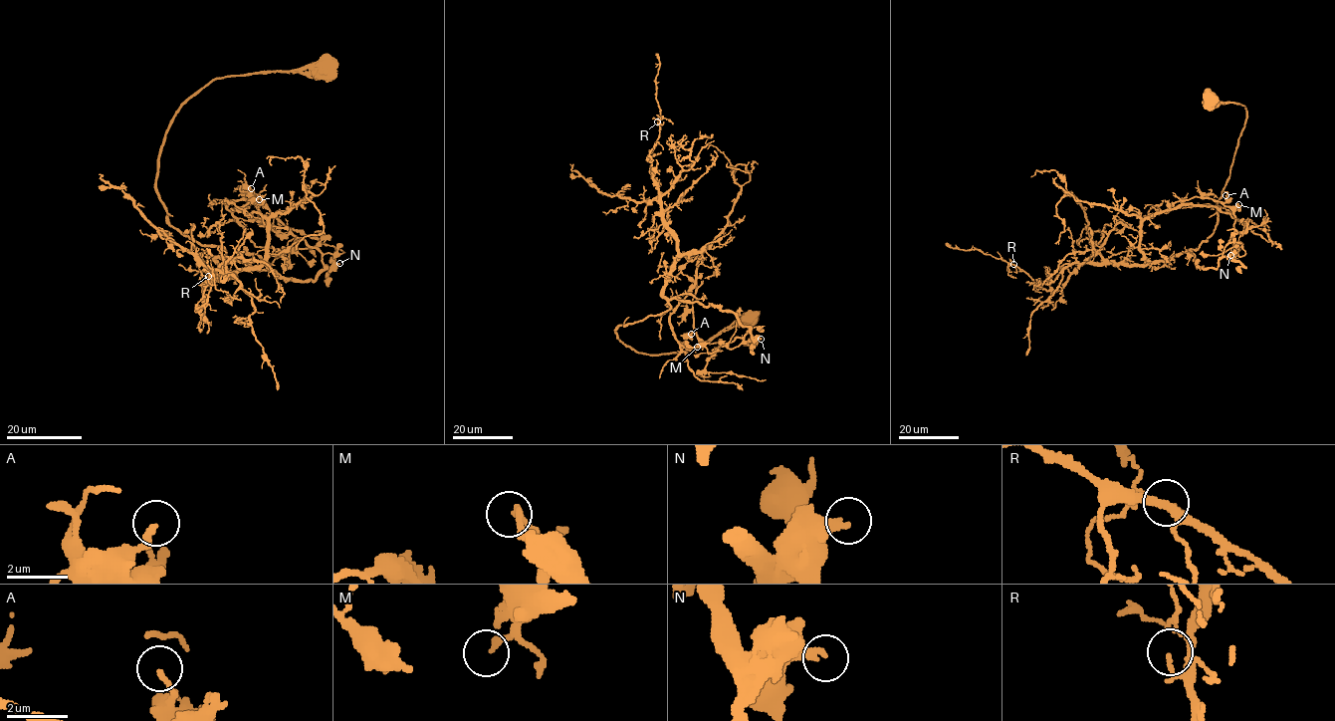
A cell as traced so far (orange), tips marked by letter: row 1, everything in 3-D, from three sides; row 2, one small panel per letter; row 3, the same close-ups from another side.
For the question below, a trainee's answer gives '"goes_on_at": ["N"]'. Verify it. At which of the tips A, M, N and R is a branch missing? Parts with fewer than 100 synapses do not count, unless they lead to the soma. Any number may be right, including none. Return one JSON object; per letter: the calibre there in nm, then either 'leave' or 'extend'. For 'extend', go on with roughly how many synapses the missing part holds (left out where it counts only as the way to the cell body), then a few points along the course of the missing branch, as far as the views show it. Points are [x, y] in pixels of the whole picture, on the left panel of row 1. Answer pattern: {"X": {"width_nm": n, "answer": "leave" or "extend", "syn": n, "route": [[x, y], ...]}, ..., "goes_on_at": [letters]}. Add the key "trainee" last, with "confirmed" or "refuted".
{"A": {"width_nm": 190, "answer": "leave"}, "M": {"width_nm": 190, "answer": "leave"}, "N": {"width_nm": 340, "answer": "leave"}, "R": {"width_nm": 120, "answer": "leave"}, "goes_on_at": [], "trainee": "refuted"}

